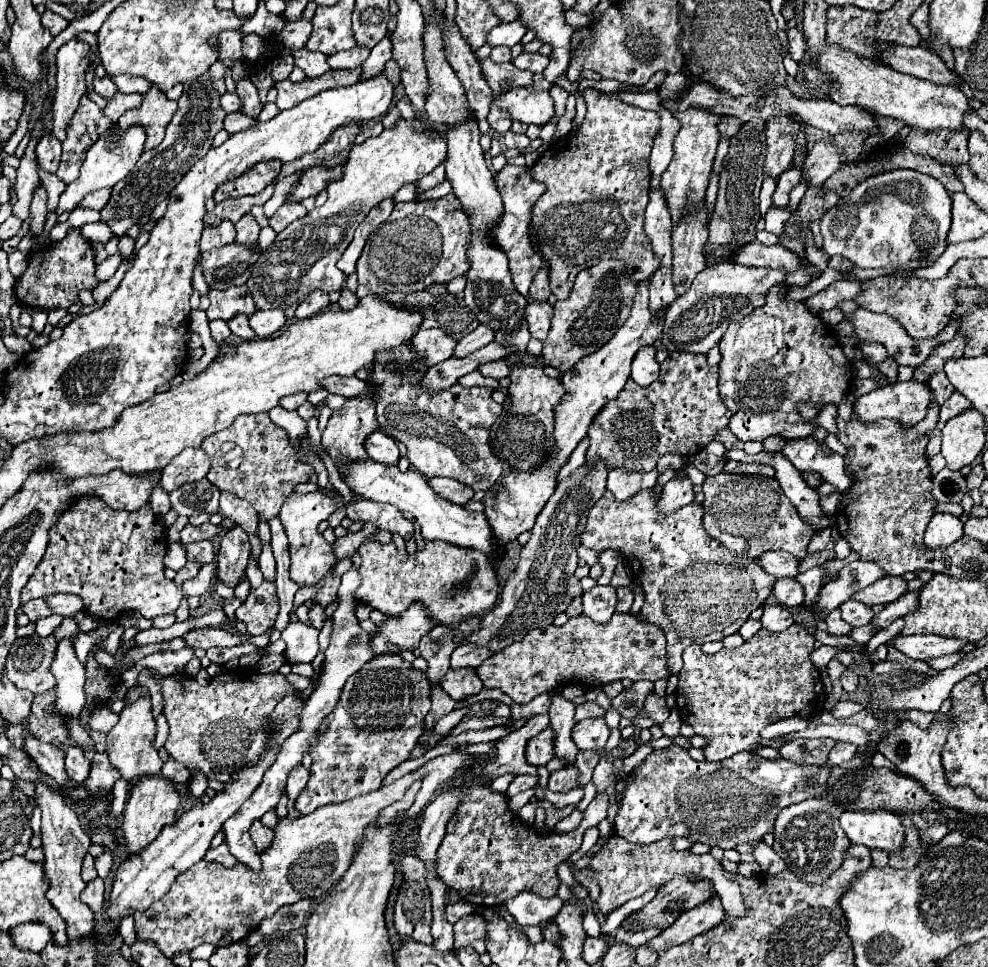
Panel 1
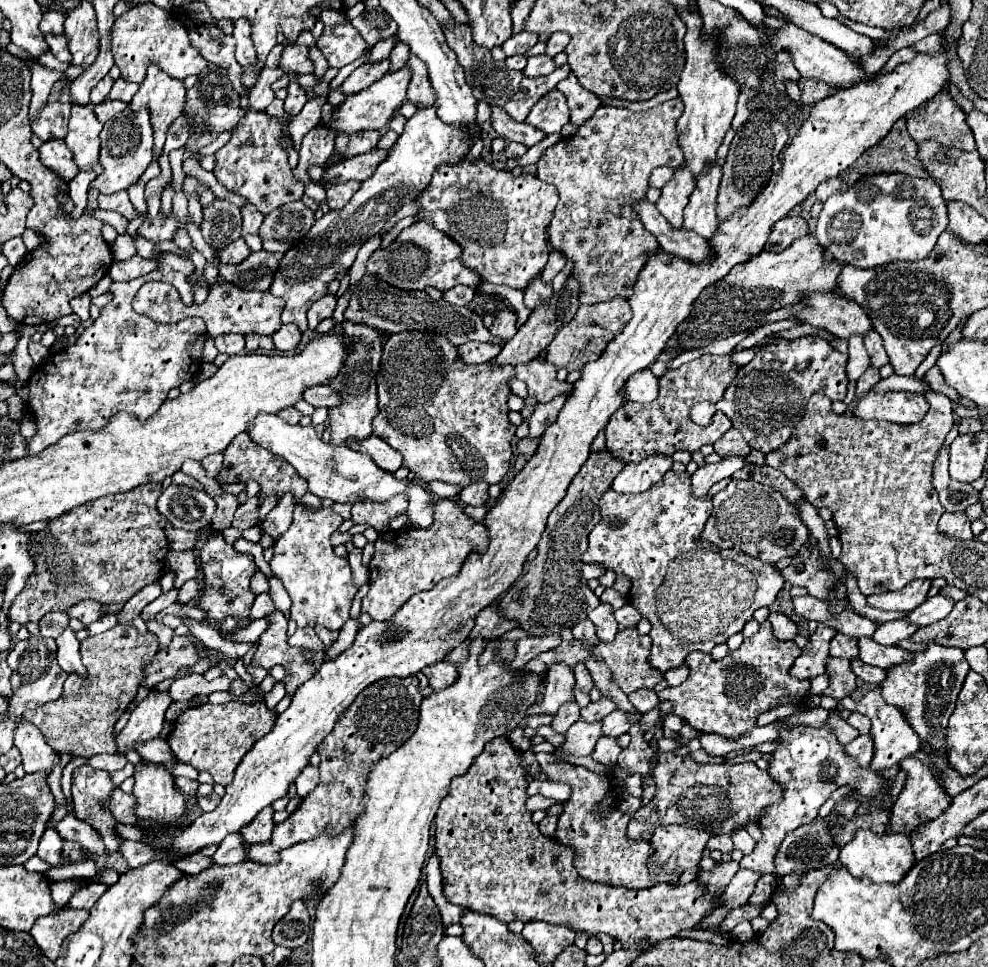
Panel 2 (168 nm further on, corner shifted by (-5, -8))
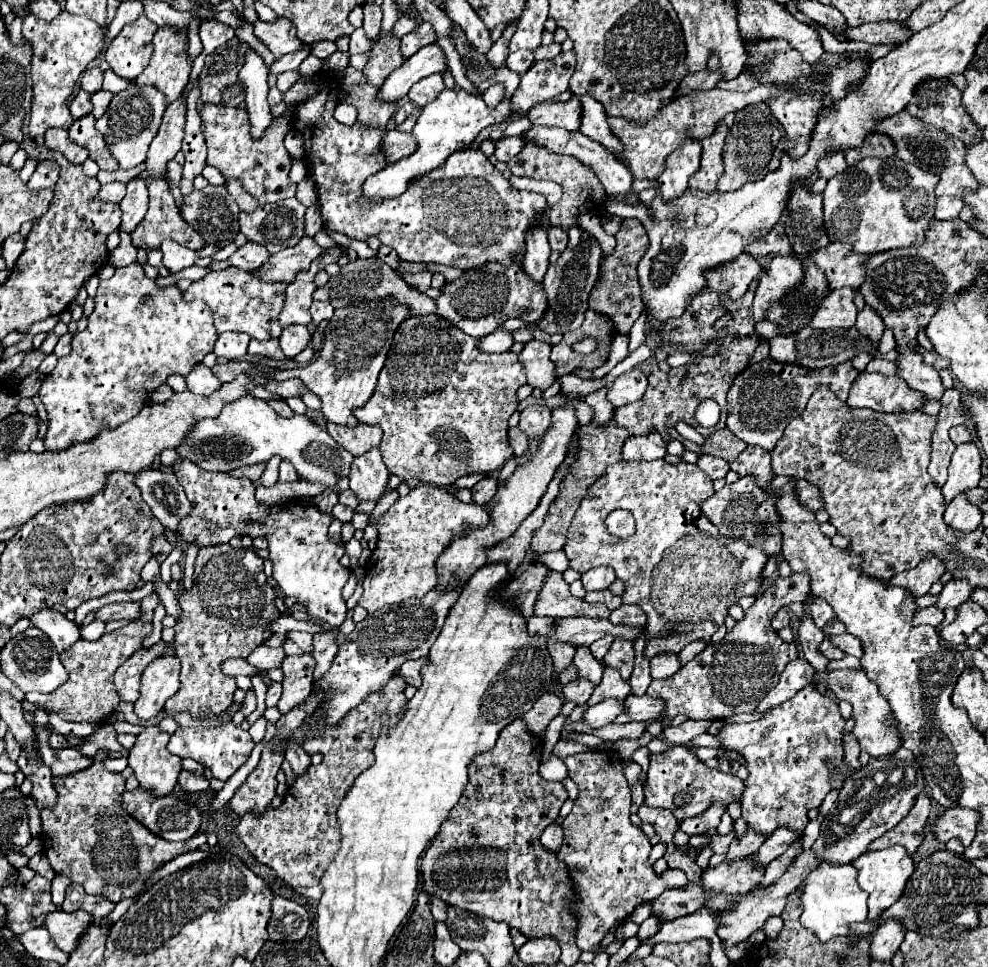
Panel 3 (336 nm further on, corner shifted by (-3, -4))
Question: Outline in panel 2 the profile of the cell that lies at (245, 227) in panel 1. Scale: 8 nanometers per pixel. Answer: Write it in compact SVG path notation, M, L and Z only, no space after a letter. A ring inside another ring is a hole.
M245 203L241 207L241 215L243 215L243 233L257 233L261 223L263 223L263 215L251 205L251 203Z

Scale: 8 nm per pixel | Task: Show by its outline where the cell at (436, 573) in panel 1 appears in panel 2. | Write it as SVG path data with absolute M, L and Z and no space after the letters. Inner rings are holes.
M437 499L433 509L433 523L425 529L403 527L387 531L375 541L375 555L369 563L369 595L363 599L361 611L373 621L391 619L393 613L415 593L435 587L443 577L459 573L463 559L475 549L487 549L489 535L481 521L473 521L463 513L463 507L451 499Z

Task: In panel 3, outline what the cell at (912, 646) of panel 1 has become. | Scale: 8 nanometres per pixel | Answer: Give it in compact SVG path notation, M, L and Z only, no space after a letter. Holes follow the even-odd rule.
M843 633L843 635L837 635L837 637L829 637L839 649L843 649L847 655L855 655L857 659L861 659L861 641L855 639L855 635L849 635L849 633Z

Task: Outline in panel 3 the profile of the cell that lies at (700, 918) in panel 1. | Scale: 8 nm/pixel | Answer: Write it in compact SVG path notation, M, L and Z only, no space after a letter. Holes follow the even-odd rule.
M779 827L773 835L769 835L769 839L765 839L765 843L759 847L759 851L755 853L757 859L757 867L767 867L773 859L777 859L779 855L785 853L787 845L797 839L799 835L789 831L787 827Z

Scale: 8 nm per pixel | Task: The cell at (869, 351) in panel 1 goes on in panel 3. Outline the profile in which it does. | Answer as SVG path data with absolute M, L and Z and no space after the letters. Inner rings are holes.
M869 307L859 311L855 327L857 327L857 331L861 331L861 335L873 339L873 343L877 343L881 339L883 331L885 331L885 325L883 325L881 317L873 309L869 309Z

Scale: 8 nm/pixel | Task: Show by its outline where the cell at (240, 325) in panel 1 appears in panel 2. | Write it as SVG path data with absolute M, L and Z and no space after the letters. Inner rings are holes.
M247 335L245 341L247 341L247 345L245 345L247 351L257 351L257 349L271 351L271 349L275 349L271 337L265 337L265 335Z

